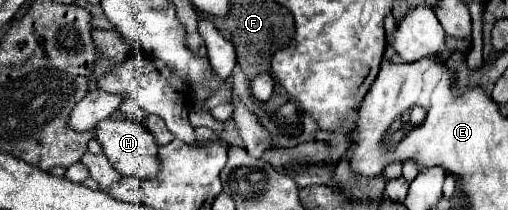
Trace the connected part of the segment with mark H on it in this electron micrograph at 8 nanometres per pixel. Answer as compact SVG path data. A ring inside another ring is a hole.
M109 117L105 121L99 121L95 137L103 145L105 157L109 159L109 163L125 177L149 179L149 177L157 175L157 169L161 169L161 163L157 161L159 145L157 145L157 141L153 141L153 133L149 133L143 123L135 123L129 119L127 121L113 121Z

